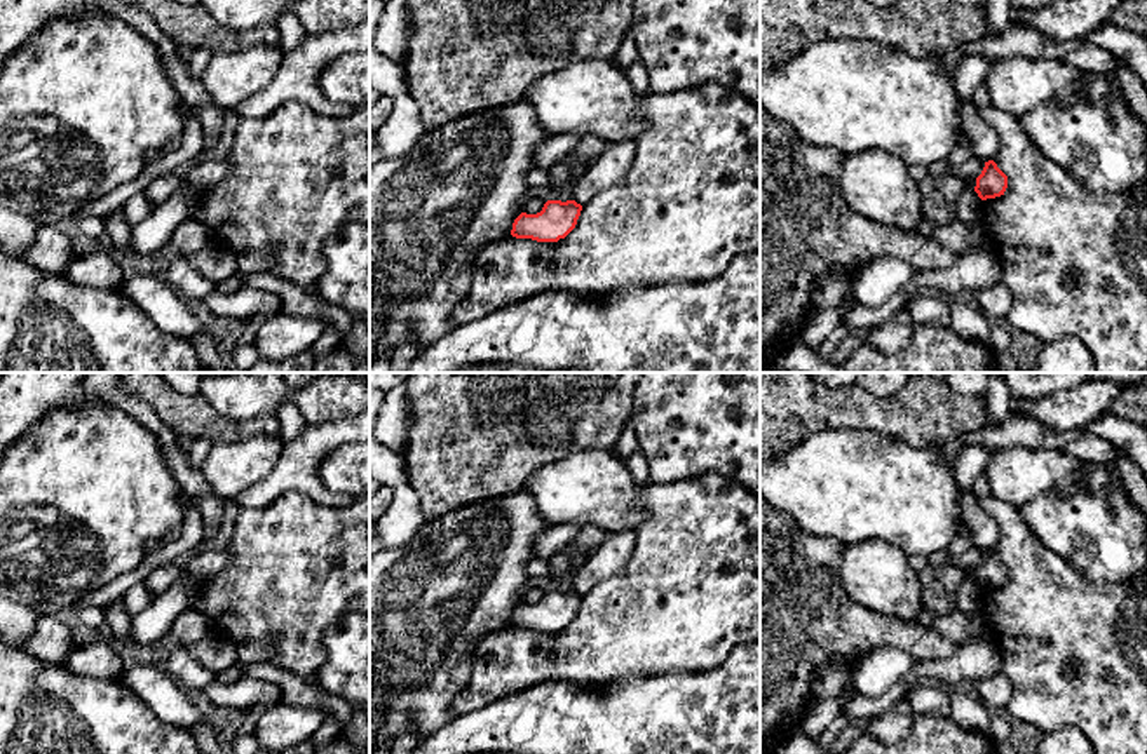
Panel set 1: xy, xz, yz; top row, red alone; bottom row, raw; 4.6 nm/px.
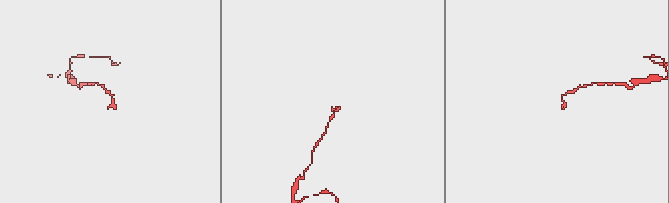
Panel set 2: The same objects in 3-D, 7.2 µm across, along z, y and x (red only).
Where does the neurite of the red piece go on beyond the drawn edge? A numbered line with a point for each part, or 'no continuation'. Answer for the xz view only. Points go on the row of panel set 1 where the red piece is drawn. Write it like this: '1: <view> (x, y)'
no continuation

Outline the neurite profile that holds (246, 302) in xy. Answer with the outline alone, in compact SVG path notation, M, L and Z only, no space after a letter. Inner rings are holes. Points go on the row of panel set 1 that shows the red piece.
M242 286L235 293L223 294L216 289L209 293L202 301L214 315L244 319L263 315L268 317L281 312L281 300L274 293Z

